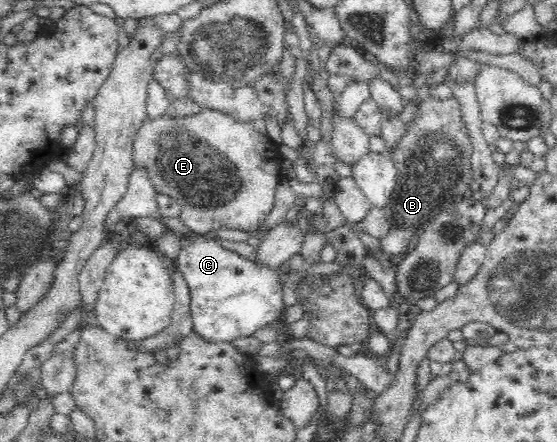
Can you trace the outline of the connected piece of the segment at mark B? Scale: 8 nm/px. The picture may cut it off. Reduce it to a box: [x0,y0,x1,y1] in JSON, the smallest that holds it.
[379,96,473,255]

